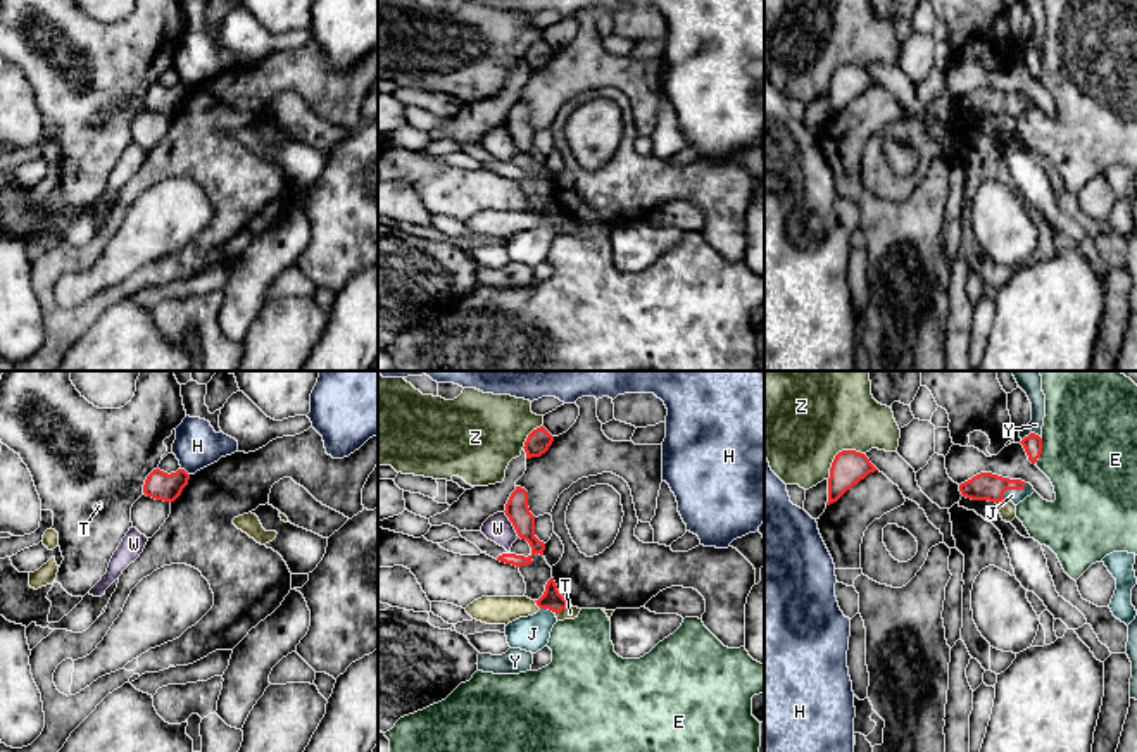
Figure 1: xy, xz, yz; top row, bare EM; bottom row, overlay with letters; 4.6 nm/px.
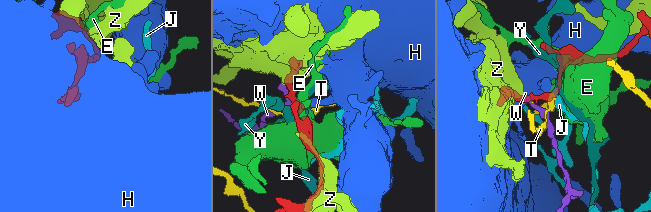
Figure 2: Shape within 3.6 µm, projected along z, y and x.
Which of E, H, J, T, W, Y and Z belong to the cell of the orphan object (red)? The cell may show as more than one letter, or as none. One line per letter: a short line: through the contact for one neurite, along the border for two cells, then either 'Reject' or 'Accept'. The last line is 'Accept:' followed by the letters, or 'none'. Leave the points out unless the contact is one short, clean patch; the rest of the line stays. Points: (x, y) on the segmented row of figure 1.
E: Reject
H: Reject
J: Line: yz (989, 487), (1011, 488), (1011, 495). Accept
T: Line: xz (568, 604), (554, 613). Reject
W: Reject
Y: Reject
Z: Reject
Accept: J

